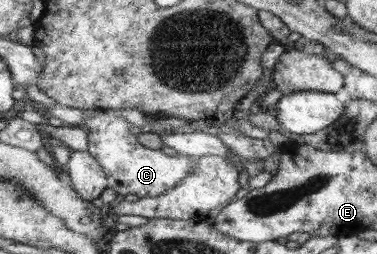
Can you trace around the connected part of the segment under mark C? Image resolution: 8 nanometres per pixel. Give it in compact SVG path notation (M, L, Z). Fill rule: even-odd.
M55 103L48 108L51 116L59 118L66 126L82 126L89 130L88 154L95 156L98 162L103 166L108 177L108 184L110 188L119 192L120 195L135 194L138 197L155 197L171 188L174 188L179 182L182 182L193 169L197 163L197 159L186 154L178 153L178 155L169 156L164 154L161 149L153 150L146 148L138 143L138 138L134 132L130 132L130 122L120 115L120 110L104 110L96 109L95 115L89 115L82 109L70 108Z

